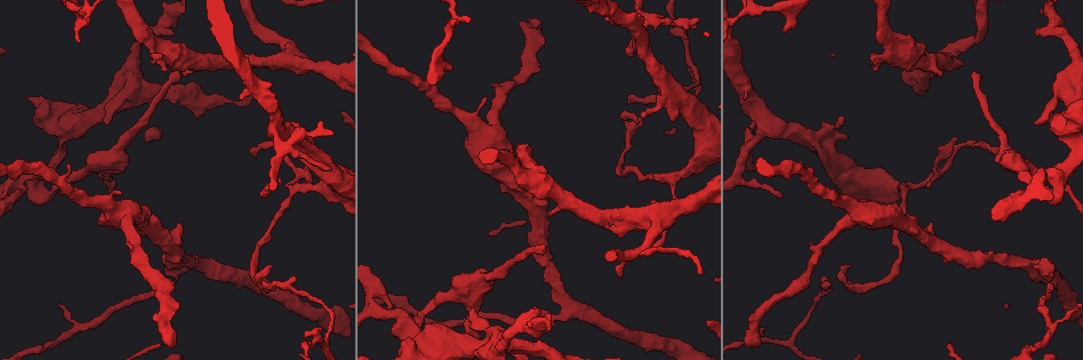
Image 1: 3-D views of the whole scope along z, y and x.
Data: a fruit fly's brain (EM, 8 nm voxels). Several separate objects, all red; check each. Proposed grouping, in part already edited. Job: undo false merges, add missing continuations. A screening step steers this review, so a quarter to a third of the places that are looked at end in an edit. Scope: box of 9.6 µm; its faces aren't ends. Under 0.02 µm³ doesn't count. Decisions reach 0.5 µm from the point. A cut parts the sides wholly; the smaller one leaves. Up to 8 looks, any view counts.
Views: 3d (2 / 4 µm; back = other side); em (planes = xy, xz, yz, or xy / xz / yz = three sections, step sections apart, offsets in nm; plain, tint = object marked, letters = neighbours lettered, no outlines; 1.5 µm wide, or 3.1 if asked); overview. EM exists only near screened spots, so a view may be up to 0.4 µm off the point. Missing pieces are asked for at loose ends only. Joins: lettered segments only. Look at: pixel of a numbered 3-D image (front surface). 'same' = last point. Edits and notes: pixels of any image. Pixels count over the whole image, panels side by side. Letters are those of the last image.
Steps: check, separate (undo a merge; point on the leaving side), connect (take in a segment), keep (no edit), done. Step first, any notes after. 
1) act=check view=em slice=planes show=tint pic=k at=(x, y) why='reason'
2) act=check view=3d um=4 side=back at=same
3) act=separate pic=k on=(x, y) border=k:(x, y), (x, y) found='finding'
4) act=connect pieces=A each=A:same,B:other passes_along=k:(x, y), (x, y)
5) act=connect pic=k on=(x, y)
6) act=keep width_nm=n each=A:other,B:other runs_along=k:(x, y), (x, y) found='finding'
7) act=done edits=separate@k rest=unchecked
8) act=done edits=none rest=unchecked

act=check view=em slice=planes show=letters pic=1 at=(681, 36) why='a fork'

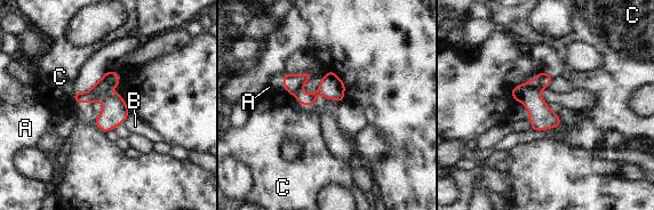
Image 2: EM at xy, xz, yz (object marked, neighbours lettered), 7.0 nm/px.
act=keep width_nm=170 each=A:other,B:other,C:other border=2:(286, 91), (290, 93), (300, 103) found='continuous, no second neuron'

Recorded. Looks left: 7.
act=check view=em slice=yz step=8 show=letters pic=1 at=(265, 285) why='tapers out'

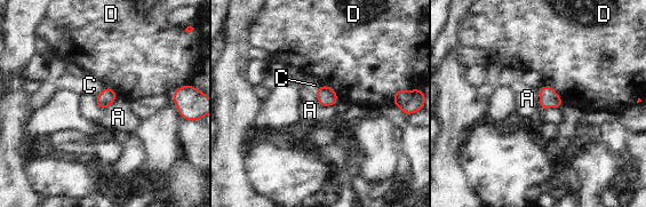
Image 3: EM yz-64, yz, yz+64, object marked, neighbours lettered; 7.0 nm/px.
act=check view=em slice=planes show=letters at=same why='cut it another way'

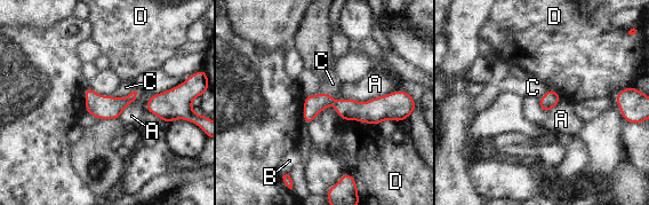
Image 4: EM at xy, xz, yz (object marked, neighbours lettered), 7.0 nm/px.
act=keep width_nm=140 each=A:other,B:other,C:other,D:other runs_along=4:(383, 100), (374, 109), (322, 102), (306, 119) found='no lettered segment goes on from it'

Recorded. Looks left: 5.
act=check view=em slice=planes show=letters pic=1 at=(935, 172) why='three-way junction'

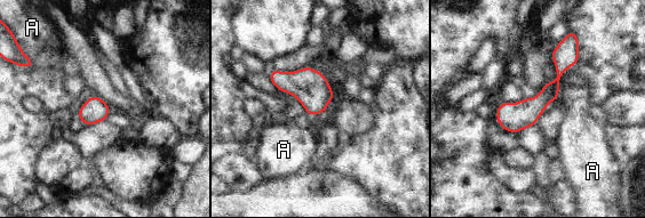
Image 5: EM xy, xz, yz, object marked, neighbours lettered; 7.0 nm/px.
act=keep each=A:other border=5:(574, 64), (560, 79), (557, 99) found='continuous, no second neuron'

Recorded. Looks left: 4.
act=done edits=none rest=unchecked

